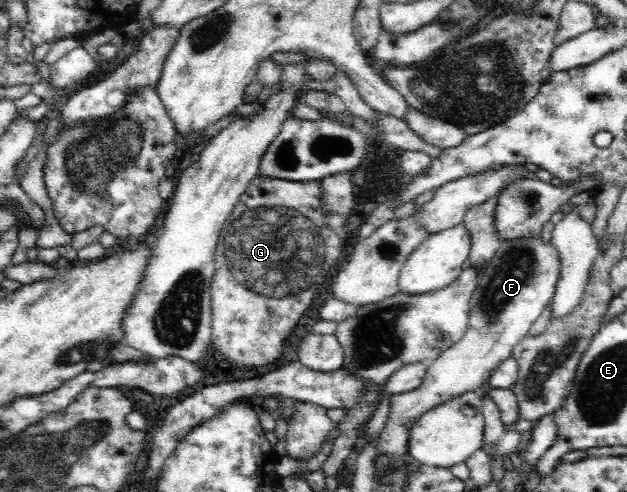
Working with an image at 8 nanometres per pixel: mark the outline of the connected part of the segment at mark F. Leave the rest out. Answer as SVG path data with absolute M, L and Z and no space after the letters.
M541 234L536 236L518 236L501 242L496 254L483 266L478 286L471 296L468 330L456 346L444 350L436 361L428 364L429 368L421 386L415 390L398 395L392 395L392 410L389 420L377 438L376 457L386 457L394 463L406 463L408 455L408 433L406 424L414 422L420 414L431 410L434 406L448 402L452 398L468 392L482 392L494 369L504 360L512 357L514 348L529 334L531 326L540 318L542 311L551 303L555 293L555 286L560 276L561 258L559 250L550 242L545 242Z

